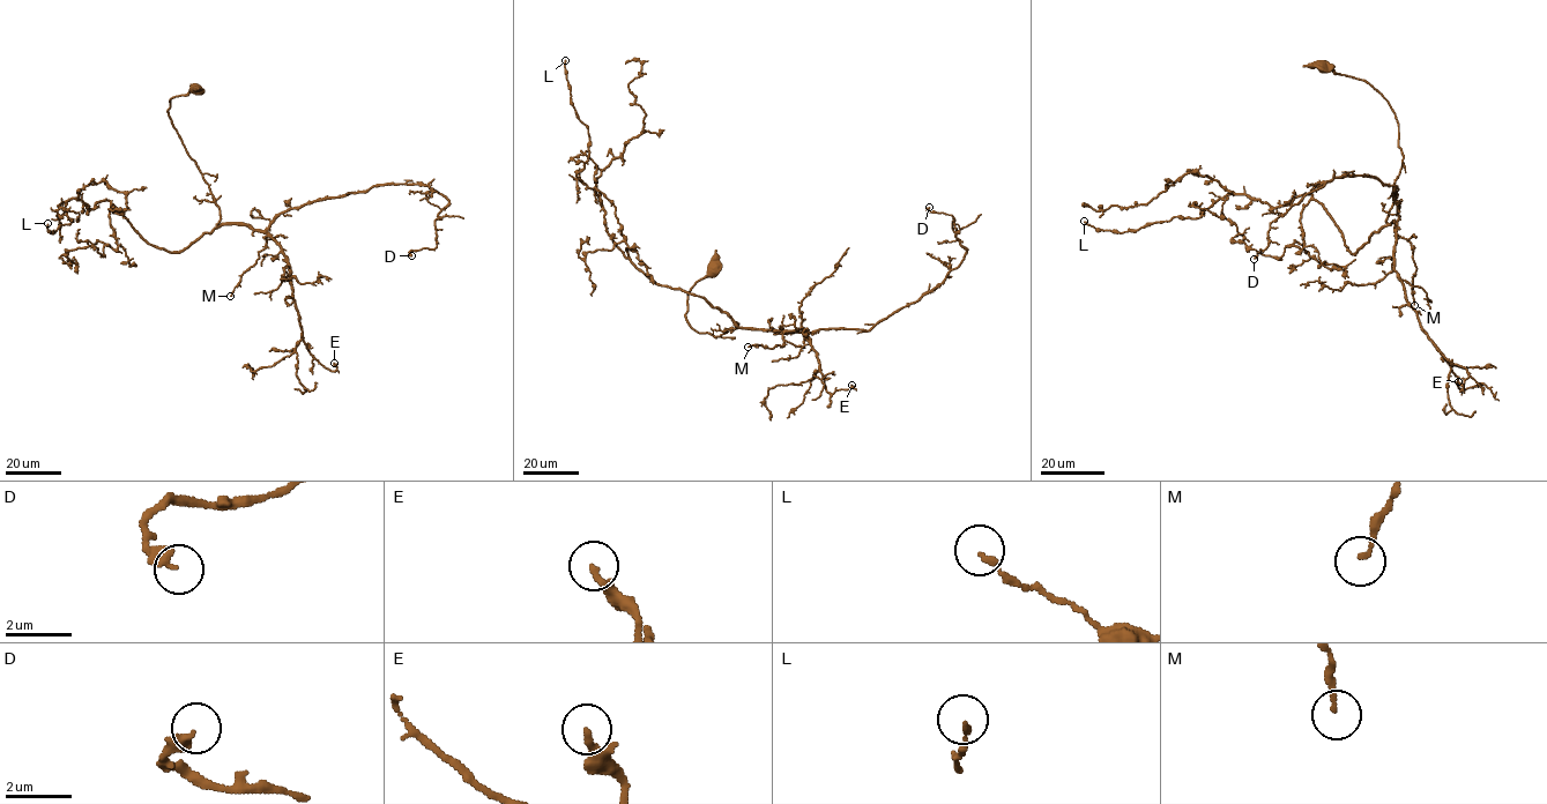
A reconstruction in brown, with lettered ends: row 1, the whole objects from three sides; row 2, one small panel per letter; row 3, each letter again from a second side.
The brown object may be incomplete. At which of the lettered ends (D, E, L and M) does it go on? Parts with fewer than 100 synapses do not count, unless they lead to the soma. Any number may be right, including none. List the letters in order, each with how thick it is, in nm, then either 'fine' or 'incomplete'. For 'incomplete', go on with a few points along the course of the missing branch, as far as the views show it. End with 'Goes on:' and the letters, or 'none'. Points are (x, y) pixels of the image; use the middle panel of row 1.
D: calibre 380 nm; fine
E: calibre 240 nm; fine
L: calibre 150 nm; fine
M: calibre 140 nm; fine
Goes on: none

